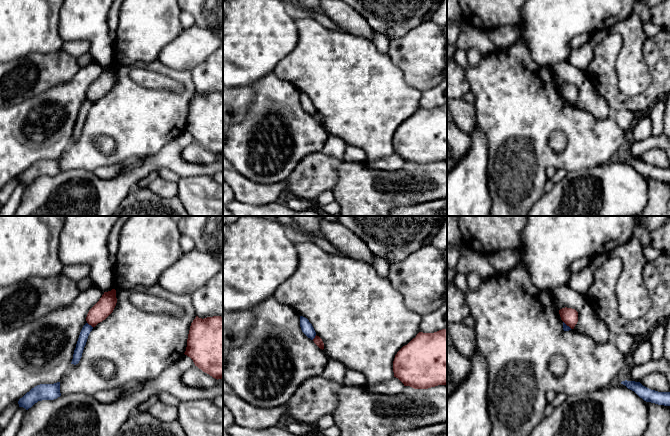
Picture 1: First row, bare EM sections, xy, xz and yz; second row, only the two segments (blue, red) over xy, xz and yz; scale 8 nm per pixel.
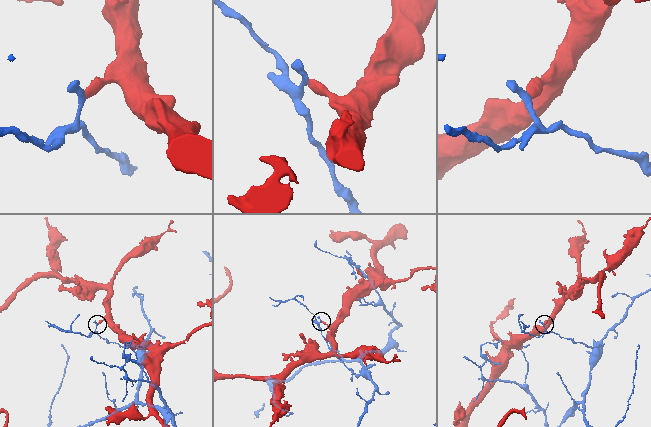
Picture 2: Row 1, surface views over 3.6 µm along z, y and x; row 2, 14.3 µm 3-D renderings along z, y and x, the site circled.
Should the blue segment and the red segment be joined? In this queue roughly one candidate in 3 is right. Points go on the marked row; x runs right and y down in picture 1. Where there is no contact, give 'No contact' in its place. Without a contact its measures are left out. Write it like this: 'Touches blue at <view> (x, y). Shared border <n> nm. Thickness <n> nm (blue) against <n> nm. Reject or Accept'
Touches blue at xy (90, 325). Shared border 60 nm. Thickness 70 nm (blue) against 150 nm. Reject

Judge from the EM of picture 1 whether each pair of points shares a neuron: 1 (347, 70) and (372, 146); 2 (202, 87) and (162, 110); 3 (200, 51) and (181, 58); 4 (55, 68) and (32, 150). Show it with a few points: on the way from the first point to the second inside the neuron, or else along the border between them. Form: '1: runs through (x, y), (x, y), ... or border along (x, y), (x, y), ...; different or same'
1: runs through (357, 89), (363, 97), (364, 110), (371, 127); same
2: border along (190, 71), (192, 82), (197, 91); different
3: runs through (195, 51), (188, 51), (186, 53); same
4: border along (72, 78), (29, 98); different

